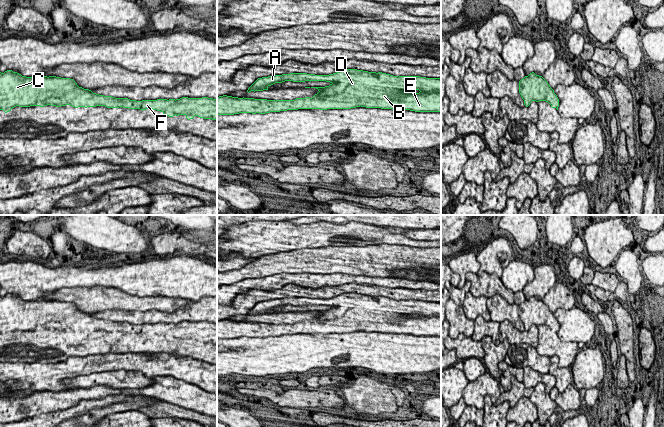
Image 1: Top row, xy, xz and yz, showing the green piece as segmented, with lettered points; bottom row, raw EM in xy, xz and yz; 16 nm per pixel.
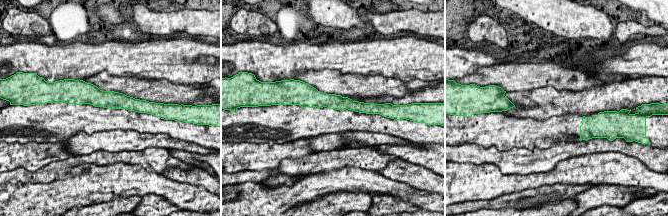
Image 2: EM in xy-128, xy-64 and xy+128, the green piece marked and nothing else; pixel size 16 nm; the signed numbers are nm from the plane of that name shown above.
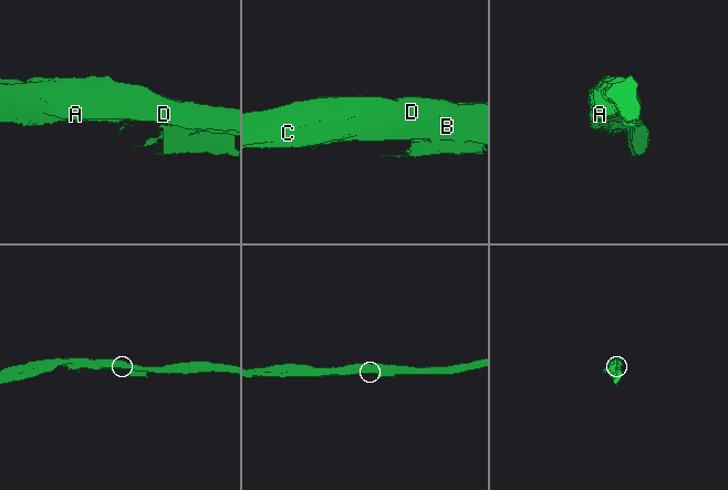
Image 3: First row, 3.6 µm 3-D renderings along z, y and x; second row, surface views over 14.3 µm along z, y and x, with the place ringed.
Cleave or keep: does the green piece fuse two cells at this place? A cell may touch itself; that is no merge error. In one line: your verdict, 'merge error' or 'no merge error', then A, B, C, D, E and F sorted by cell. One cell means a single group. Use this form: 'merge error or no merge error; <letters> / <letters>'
merge error; A B C D E / F

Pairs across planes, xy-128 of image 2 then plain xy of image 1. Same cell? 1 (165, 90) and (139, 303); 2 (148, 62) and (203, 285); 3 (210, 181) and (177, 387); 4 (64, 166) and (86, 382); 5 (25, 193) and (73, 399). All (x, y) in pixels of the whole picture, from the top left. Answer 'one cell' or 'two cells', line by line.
1: one cell
2: one cell
3: one cell
4: one cell
5: two cells

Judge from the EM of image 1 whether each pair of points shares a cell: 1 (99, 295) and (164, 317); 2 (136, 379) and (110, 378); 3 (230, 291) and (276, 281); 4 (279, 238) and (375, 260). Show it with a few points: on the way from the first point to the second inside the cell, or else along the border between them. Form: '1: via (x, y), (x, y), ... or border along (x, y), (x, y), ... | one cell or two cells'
1: border along (123, 309), (141, 311), (157, 309), (169, 313) | two cells
2: via (130, 379), (124, 377), (116, 378) | one cell
3: via (241, 286), (248, 283), (265, 283) | one cell
4: border along (342, 245), (304, 247), (296, 250) | two cells

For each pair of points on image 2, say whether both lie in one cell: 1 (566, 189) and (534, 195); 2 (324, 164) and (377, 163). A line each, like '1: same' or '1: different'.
1: same
2: same

